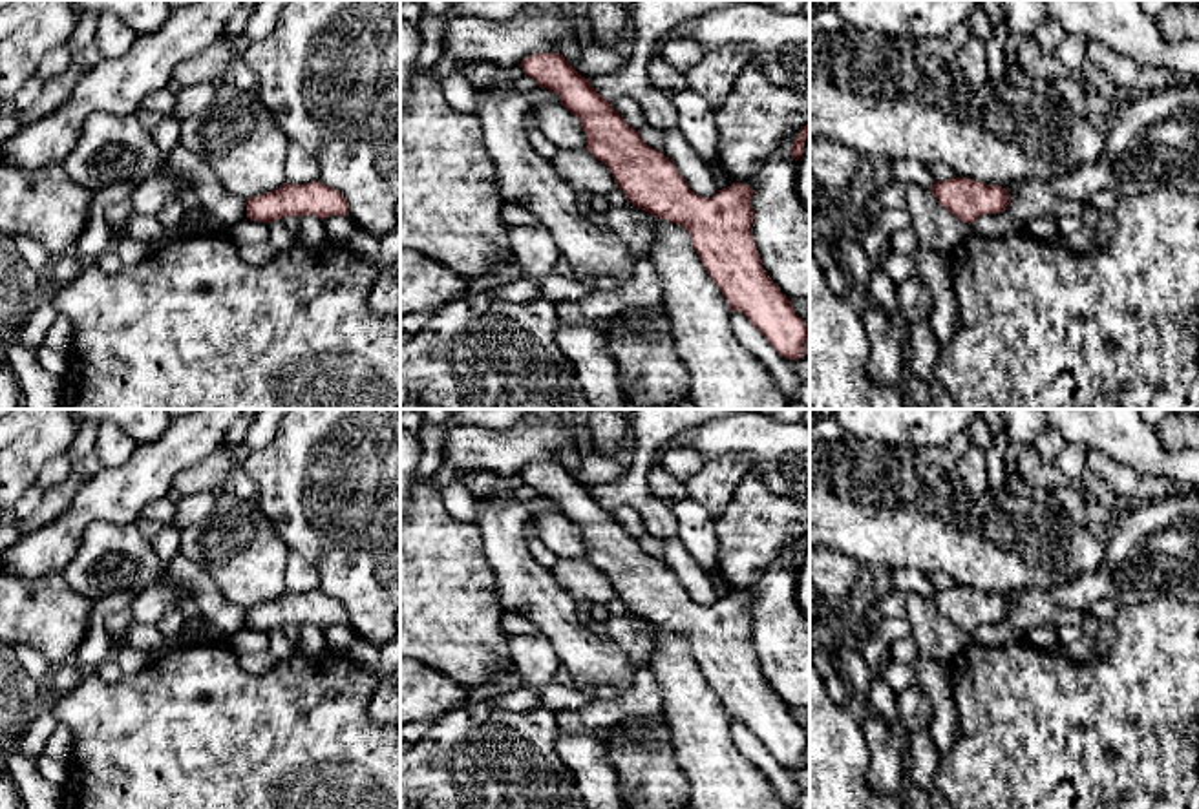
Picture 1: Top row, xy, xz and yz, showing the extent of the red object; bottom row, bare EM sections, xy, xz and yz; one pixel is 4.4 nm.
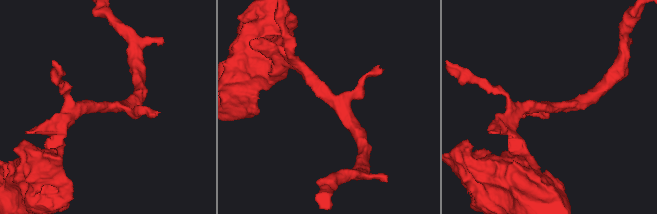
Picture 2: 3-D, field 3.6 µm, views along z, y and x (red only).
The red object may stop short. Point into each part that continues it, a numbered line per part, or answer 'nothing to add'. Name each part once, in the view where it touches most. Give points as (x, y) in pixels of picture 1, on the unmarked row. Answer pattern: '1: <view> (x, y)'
nothing to add

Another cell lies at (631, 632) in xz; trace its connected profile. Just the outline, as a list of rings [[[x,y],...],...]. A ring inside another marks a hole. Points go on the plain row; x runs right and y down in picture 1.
[[[627,610],[625,614],[610,615],[603,625],[609,637],[625,650],[634,668],[647,667],[654,652],[654,639],[645,619]]]

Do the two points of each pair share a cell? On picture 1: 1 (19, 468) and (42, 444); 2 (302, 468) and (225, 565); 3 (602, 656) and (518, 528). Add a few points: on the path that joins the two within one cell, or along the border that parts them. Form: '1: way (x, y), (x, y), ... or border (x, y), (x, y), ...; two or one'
1: way (24, 462), (37, 450); one
2: border (256, 501), (276, 535), (291, 550); two
3: way (569, 629), (519, 577), (518, 561); one

